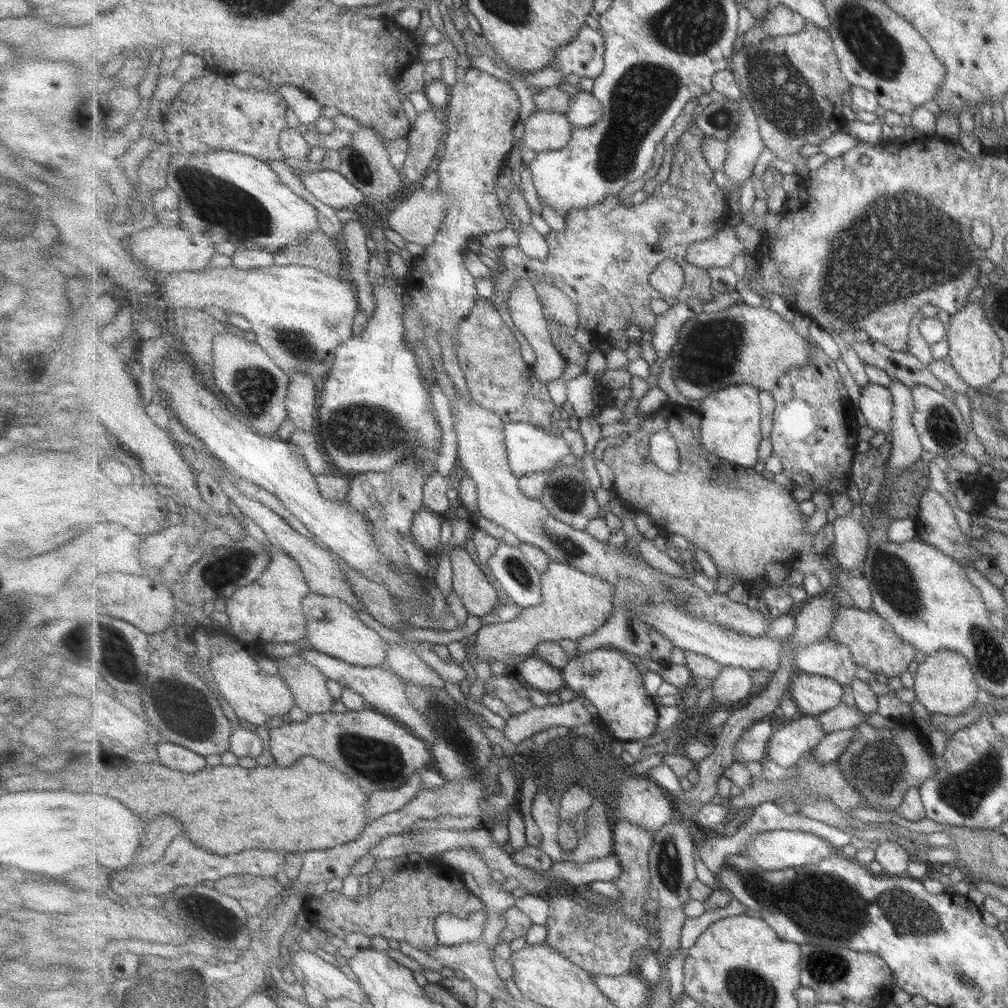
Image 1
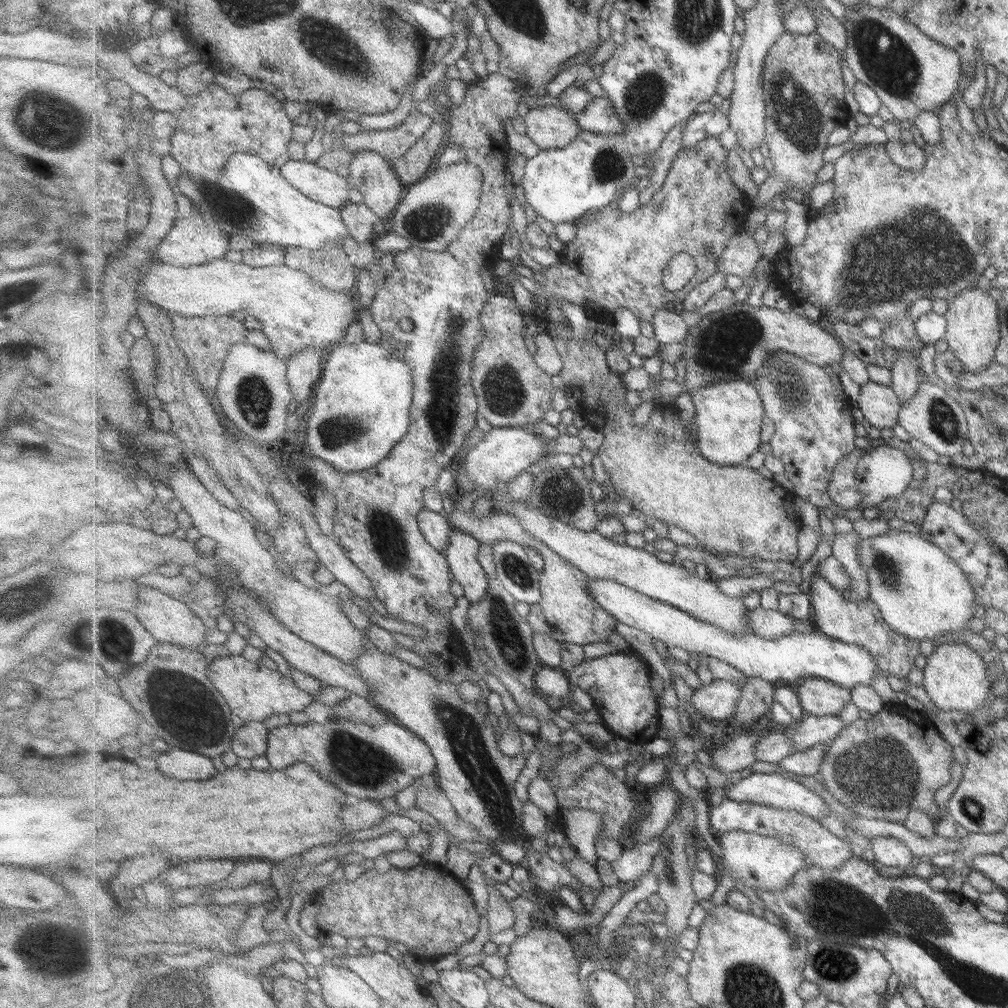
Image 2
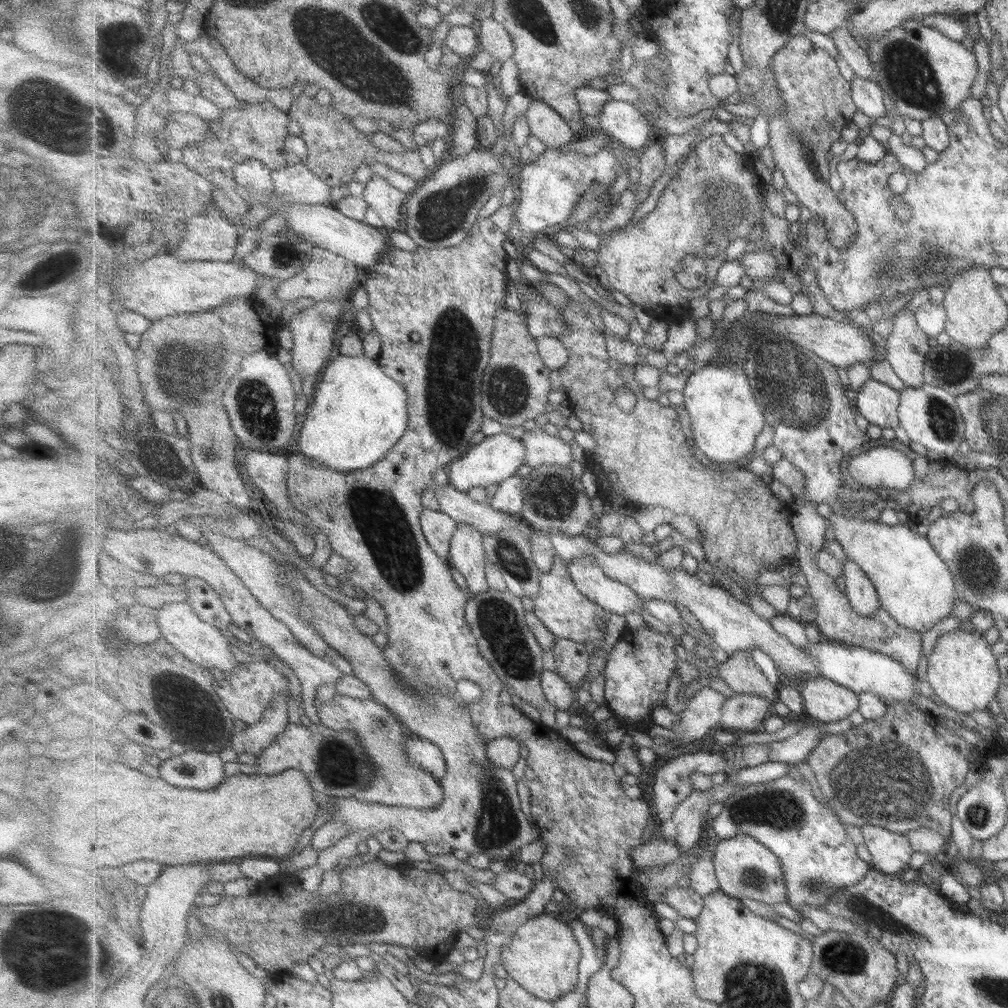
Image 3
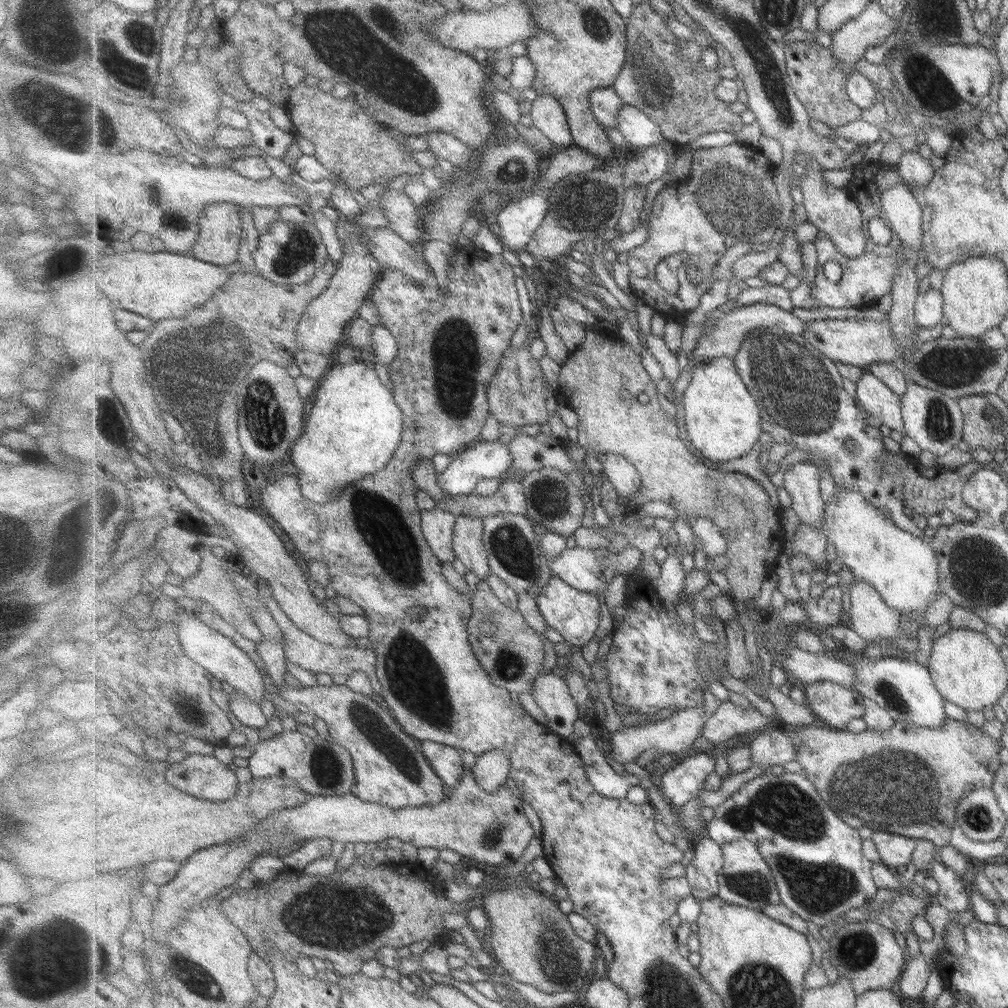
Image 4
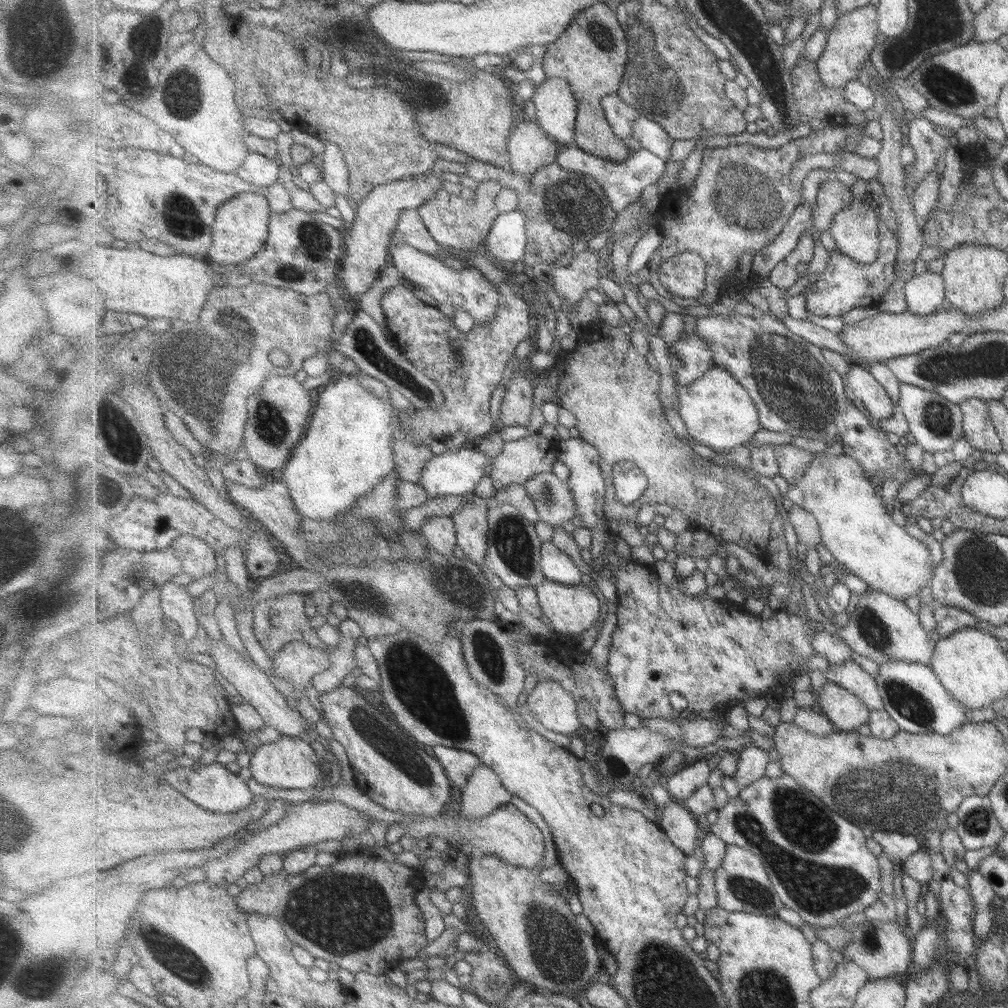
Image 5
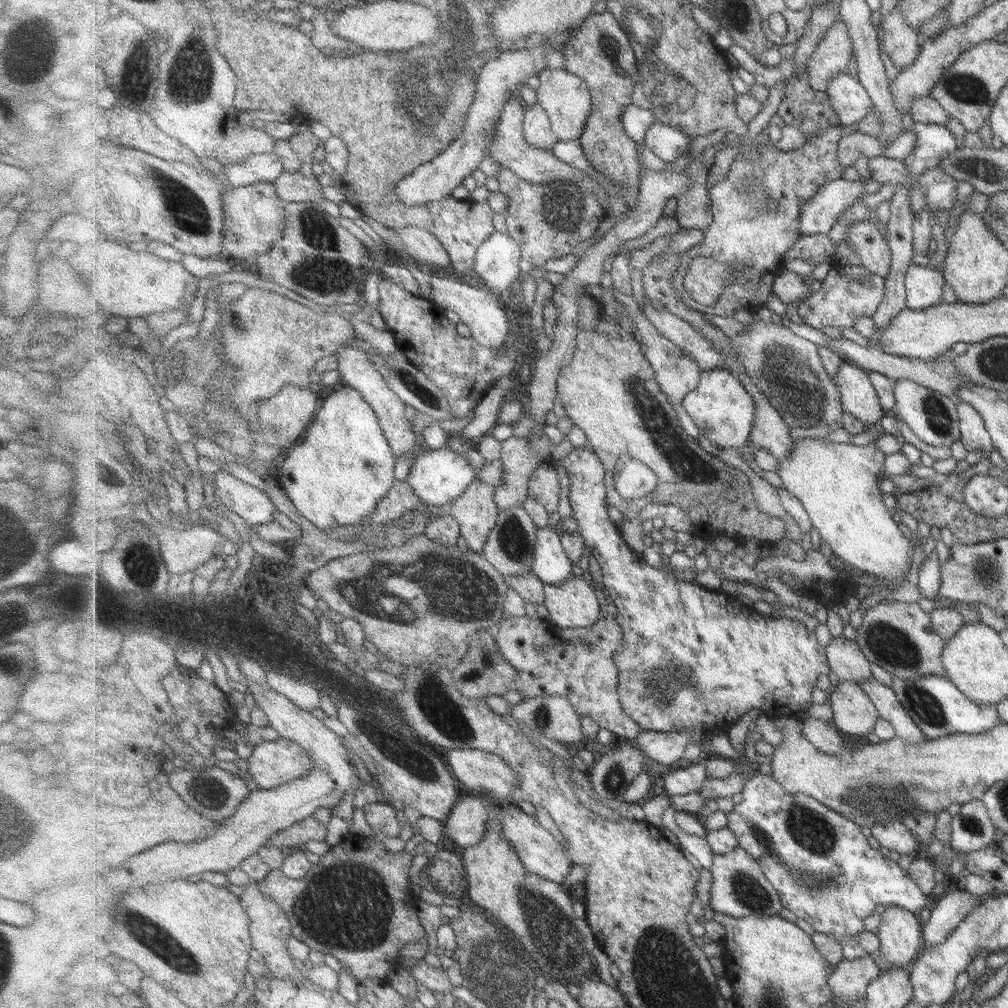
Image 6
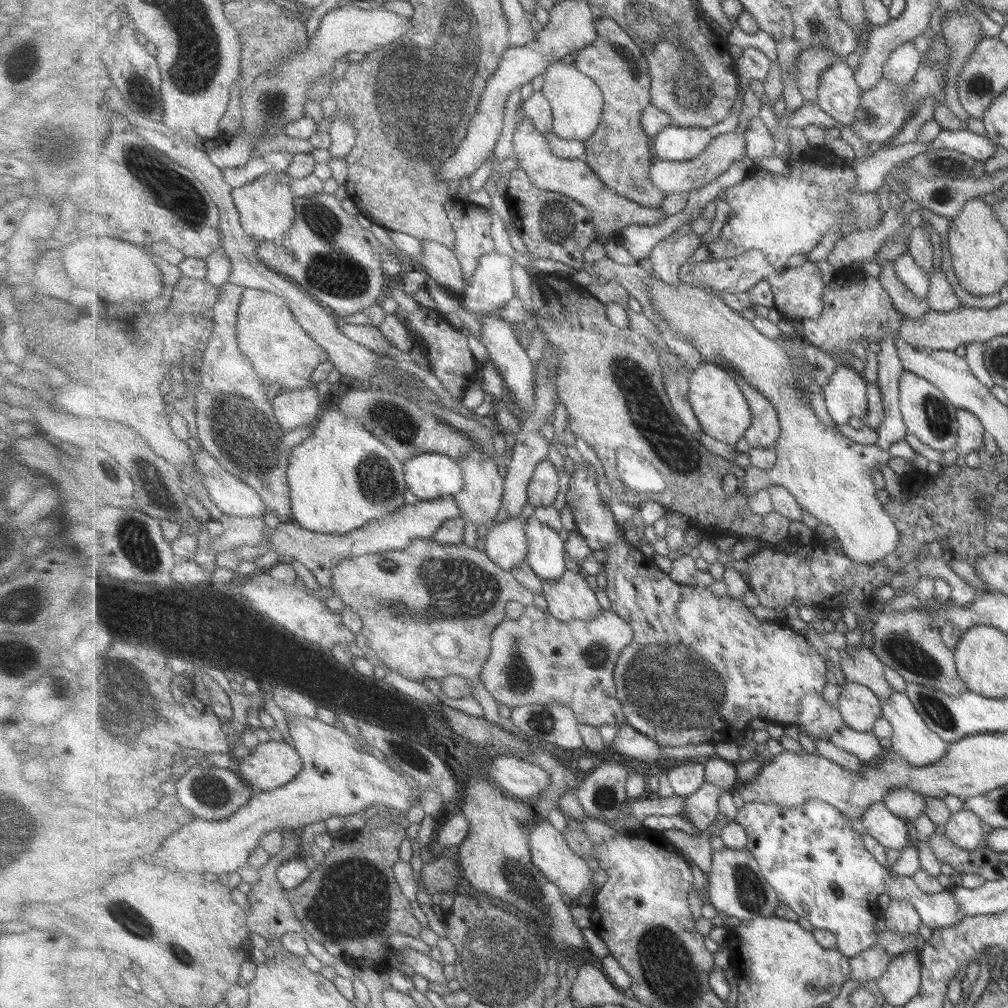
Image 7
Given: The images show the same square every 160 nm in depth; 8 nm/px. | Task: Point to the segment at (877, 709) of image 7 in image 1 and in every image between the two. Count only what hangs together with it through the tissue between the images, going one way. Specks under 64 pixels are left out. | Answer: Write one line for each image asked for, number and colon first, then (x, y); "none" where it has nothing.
1: (814, 695)
2: (820, 697)
3: (826, 701)
4: (836, 705)
5: (845, 710)
6: (854, 713)

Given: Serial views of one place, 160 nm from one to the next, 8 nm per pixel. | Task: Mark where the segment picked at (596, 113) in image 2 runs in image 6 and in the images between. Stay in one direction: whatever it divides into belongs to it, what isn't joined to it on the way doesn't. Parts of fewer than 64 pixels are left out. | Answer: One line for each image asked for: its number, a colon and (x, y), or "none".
3: (622, 121)
4: (640, 131)
5: (650, 135)
6: (668, 143)

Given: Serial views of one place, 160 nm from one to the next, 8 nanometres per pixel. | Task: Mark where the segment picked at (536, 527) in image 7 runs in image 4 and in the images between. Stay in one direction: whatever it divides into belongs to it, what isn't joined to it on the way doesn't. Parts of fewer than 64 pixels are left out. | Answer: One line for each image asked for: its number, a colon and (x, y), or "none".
4: (582, 568)
5: (558, 566)
6: (551, 563)

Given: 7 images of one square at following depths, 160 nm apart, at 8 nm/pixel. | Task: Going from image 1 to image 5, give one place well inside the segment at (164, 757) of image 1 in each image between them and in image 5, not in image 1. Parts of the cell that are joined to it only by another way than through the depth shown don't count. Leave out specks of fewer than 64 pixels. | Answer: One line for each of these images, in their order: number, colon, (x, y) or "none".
2: (177, 763)
3: (199, 770)
4: (203, 776)
5: (213, 787)

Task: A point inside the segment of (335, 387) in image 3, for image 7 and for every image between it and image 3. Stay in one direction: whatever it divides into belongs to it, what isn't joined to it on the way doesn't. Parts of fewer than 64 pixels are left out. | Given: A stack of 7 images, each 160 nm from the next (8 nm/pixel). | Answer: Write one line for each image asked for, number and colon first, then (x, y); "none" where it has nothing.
4: (355, 426)
5: (348, 451)
6: (336, 475)
7: (341, 477)

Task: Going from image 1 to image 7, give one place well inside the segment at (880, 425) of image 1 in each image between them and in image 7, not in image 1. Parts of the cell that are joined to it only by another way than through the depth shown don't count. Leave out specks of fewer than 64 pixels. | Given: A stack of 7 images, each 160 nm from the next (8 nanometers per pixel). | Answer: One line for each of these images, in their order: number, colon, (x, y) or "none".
2: (880, 404)
3: (878, 402)
4: (874, 395)
5: (868, 391)
6: (859, 397)
7: (846, 395)

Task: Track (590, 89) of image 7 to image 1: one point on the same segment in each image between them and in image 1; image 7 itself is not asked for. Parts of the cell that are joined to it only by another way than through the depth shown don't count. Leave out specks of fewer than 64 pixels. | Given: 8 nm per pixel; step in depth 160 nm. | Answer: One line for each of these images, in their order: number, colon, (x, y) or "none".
1: (544, 131)
2: (549, 127)
3: (545, 122)
4: (548, 114)
5: (556, 104)
6: (568, 100)

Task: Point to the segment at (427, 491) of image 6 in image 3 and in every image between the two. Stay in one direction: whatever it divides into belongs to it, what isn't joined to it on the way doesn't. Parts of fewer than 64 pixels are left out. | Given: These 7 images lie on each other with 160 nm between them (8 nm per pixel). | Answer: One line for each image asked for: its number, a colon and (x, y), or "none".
3: (495, 458)
4: (486, 459)
5: (451, 473)

